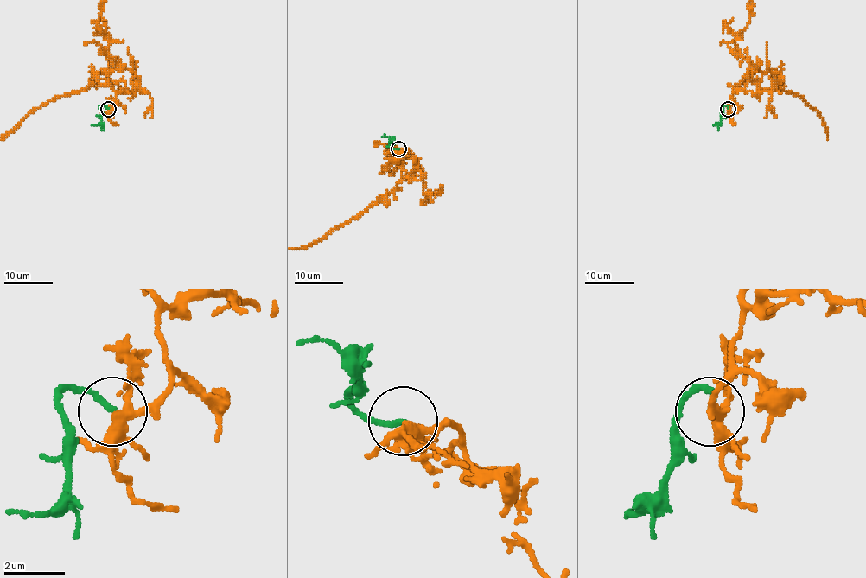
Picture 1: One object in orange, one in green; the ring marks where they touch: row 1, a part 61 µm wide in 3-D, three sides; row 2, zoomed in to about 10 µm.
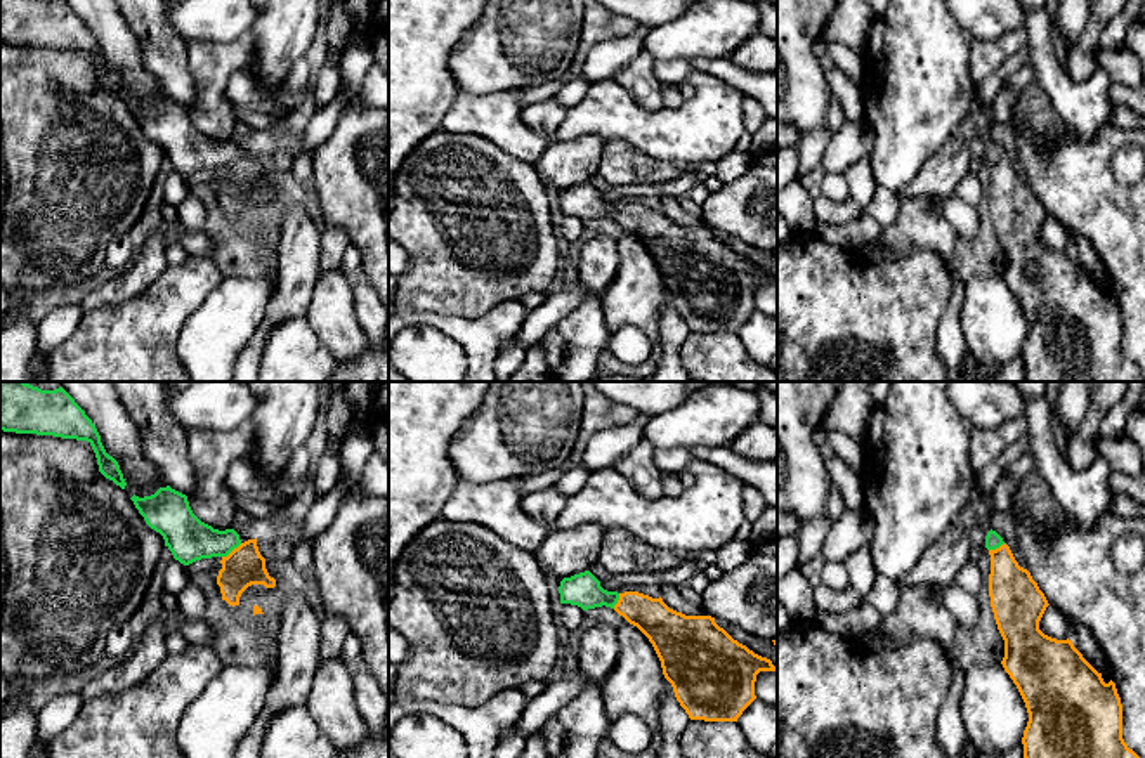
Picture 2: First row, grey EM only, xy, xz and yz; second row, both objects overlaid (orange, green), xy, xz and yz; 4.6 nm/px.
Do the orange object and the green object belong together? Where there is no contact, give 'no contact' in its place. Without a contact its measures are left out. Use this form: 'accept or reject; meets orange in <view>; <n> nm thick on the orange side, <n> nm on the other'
accept; meets orange in xy; 180 nm thick on the orange side, 200 nm on the other

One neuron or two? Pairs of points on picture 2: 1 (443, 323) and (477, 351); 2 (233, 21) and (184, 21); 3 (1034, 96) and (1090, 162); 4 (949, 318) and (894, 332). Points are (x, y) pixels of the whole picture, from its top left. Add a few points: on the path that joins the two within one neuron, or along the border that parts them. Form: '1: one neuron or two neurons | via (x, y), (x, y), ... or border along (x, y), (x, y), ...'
1: one neuron | via (451, 326), (469, 342)
2: one neuron | via (221, 21), (196, 21)
3: two neurons | border along (1015, 118), (1043, 146), (1053, 144)
4: two neurons | border along (953, 283), (935, 337), (935, 354), (941, 361)

